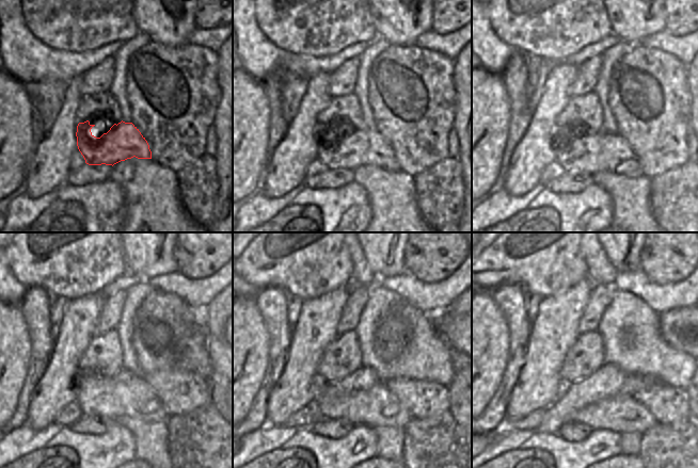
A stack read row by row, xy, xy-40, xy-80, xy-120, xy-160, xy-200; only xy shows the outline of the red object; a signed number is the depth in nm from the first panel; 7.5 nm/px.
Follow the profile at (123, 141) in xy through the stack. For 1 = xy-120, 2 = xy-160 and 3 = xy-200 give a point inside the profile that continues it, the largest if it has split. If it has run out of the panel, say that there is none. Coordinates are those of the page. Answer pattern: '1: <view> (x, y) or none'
1: xy-120 (112, 397)
2: xy-160 (377, 407)
3: xy-200 (621, 413)

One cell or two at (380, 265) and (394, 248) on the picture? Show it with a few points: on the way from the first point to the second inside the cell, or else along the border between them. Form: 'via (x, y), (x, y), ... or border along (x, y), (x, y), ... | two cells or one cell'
via (384, 261), (391, 253) | one cell

